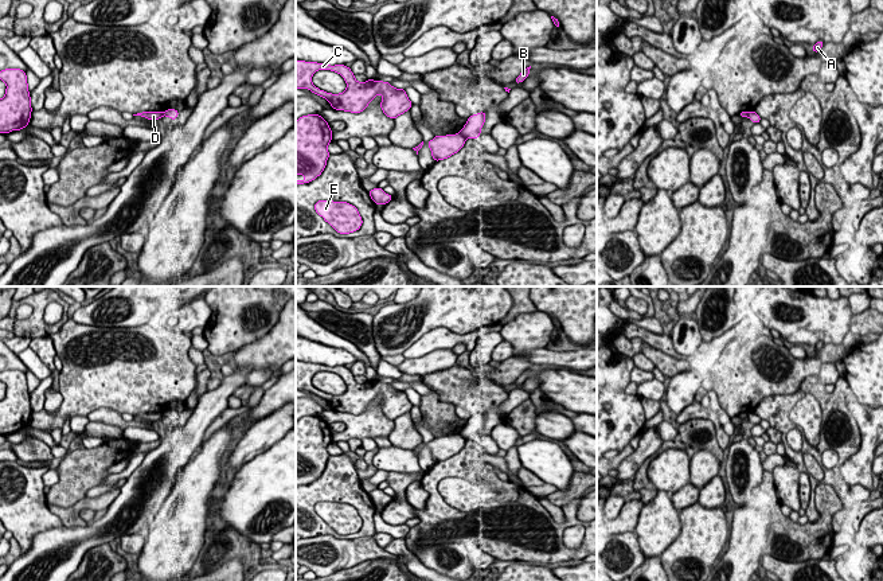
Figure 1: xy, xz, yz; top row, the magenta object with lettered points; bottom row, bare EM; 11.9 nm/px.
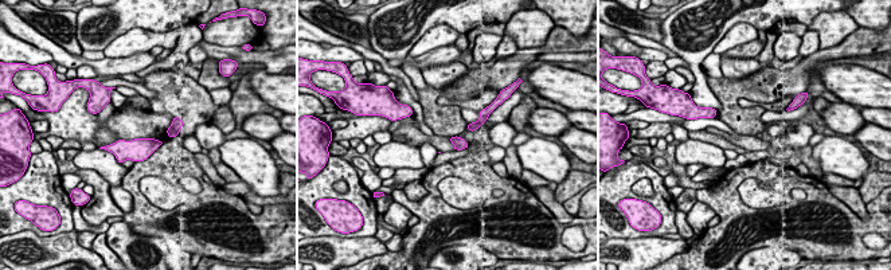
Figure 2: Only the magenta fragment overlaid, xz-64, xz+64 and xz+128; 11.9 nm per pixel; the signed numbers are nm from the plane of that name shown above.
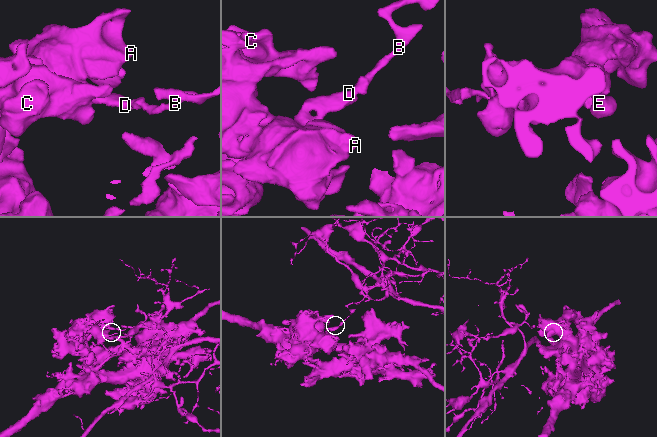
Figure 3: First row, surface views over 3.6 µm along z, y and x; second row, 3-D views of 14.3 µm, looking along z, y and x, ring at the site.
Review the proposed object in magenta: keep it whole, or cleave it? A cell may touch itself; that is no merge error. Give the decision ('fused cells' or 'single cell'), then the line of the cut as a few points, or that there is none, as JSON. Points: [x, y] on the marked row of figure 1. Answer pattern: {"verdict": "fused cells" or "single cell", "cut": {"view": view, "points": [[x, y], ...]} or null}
{"verdict": "fused cells", "cut": {"view": "xz", "points": [[460, 132], [465, 139]]}}

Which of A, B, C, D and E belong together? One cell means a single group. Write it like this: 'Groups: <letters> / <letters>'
Groups: A C D E / B

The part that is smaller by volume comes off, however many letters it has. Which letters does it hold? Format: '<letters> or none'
B

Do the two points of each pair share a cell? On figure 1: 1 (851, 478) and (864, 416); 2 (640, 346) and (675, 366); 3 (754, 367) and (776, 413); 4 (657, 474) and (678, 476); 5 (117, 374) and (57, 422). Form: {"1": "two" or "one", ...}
{"1": "one", "2": "one", "3": "two", "4": "one", "5": "one"}

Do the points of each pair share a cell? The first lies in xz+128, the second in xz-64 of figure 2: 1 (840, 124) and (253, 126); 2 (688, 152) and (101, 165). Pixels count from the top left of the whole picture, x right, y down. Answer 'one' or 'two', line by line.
1: one
2: one

